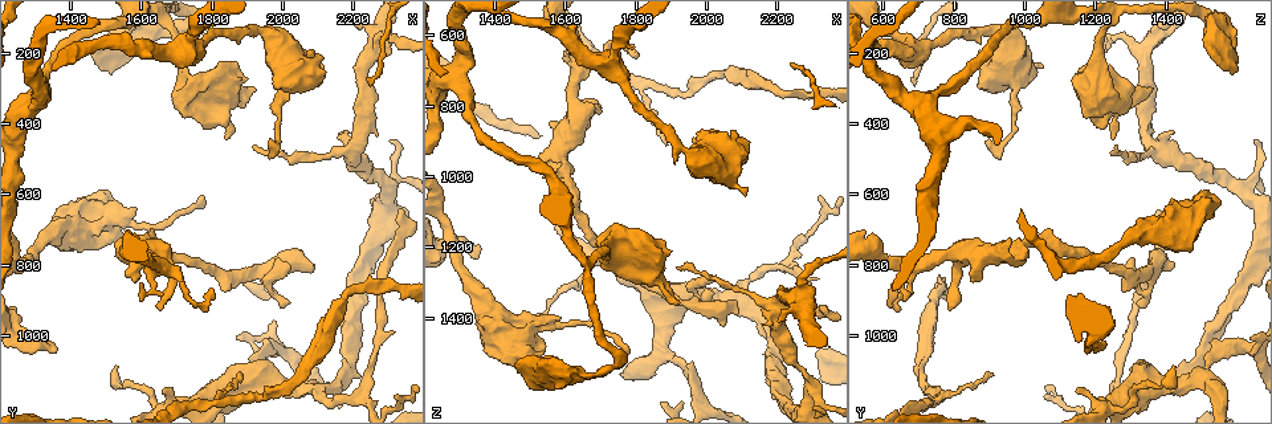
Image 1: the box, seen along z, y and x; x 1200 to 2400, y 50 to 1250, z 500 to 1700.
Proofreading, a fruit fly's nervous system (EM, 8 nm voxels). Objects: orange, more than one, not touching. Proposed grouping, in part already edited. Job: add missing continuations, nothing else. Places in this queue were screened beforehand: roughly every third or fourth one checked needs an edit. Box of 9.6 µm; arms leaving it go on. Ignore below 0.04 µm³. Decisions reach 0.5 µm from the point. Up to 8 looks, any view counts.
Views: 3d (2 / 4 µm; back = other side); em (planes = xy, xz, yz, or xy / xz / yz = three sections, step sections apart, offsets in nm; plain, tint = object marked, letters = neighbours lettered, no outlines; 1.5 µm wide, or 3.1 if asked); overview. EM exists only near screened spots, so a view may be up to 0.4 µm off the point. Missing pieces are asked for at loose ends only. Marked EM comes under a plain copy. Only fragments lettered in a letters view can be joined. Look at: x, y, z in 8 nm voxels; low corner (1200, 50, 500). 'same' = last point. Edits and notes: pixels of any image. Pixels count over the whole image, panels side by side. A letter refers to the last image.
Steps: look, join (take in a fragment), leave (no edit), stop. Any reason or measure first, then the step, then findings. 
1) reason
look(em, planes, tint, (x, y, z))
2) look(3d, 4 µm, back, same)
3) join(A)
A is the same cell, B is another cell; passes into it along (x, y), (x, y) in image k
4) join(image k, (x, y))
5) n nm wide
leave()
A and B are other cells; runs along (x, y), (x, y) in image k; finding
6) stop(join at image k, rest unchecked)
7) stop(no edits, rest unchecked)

an open end
look(em, planes, tint, (1660, 930, 790))

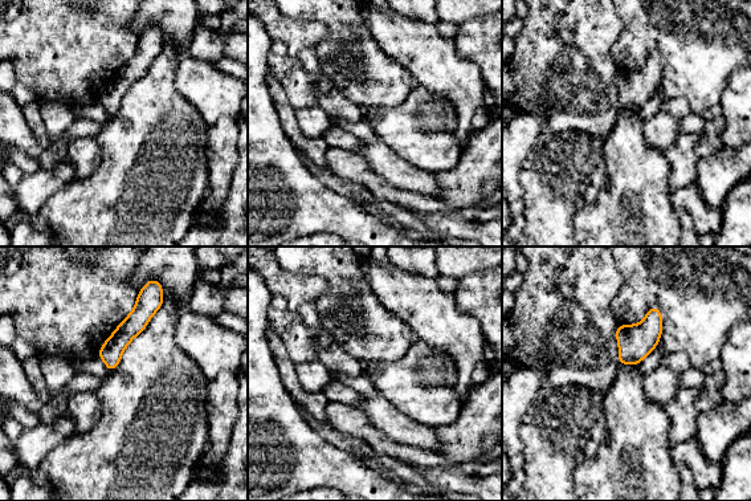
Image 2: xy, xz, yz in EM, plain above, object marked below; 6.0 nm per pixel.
look(em, planes, letters, same)

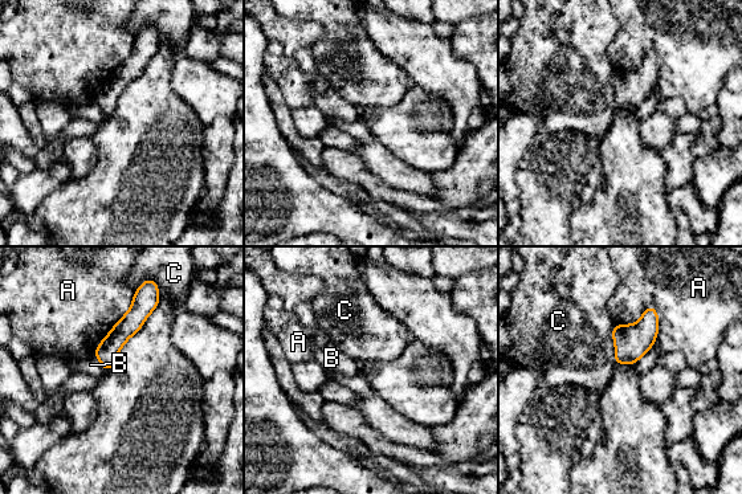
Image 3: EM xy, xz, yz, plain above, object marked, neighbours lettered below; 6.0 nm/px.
140 nm wide
leave()
A, B and C are other cells; border along (93, 354), (105, 371) in image 3; none of them fits

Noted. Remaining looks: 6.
look(em, planes, letters, (1660, 1150, 1150))

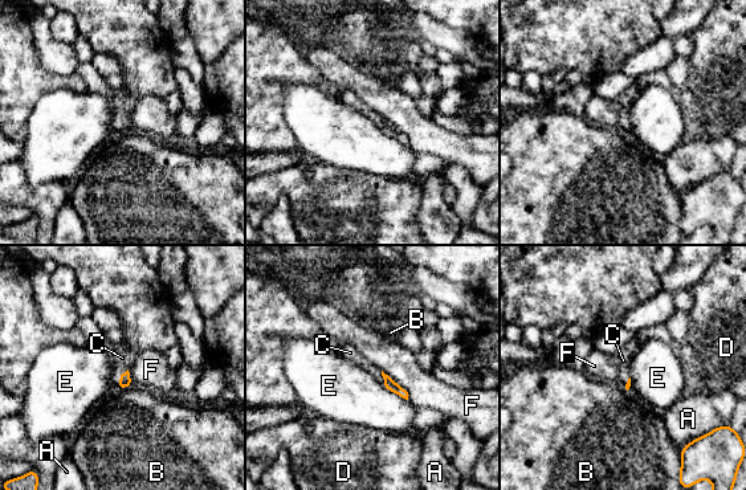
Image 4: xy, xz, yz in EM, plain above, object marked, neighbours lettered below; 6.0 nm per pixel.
join(C)
C is the same cell, A, B, D, E and F are other cells; passes into it along (125, 380), (119, 378), (122, 358) in image 4; it goes on there

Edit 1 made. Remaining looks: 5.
long arm stops here
look(em, xz, step 4, letters, (2330, 640, 1370))

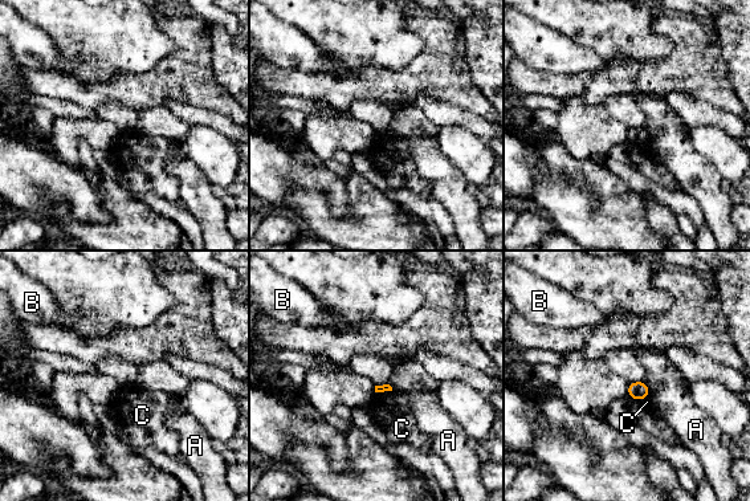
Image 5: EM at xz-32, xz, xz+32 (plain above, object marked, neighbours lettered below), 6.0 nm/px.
look(em, planes, letters, same)

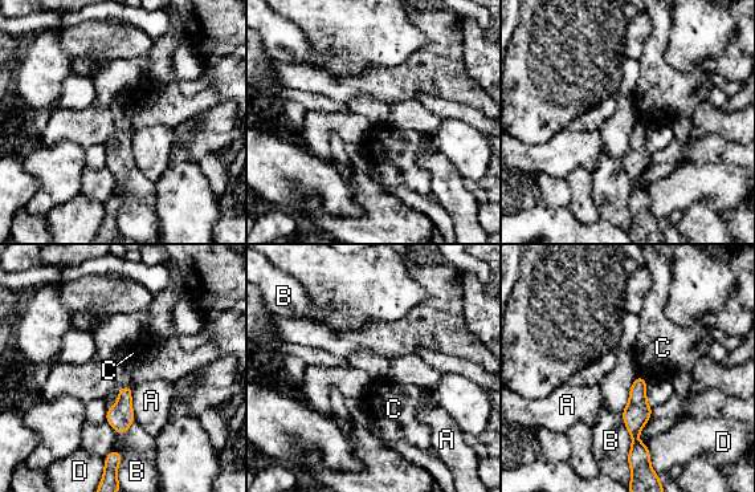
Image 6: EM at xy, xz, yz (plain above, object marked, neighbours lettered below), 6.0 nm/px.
leave()
A, B, C and D are other cells; border along (640, 375), (647, 378) in image 6; no lettered fragment goes on from it

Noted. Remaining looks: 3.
stop(join at image 4, rest unchecked)

